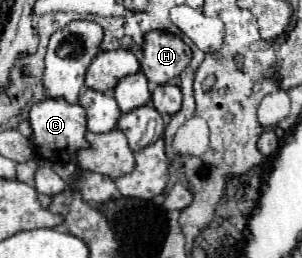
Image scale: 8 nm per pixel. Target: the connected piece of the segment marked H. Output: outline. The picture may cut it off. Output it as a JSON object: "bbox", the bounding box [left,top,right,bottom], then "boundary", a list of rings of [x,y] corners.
{"bbox":[141,32,191,84],"boundary":[[[149,32],[143,54],[141,72],[151,84],[175,80],[191,62],[191,48],[171,32]]]}

